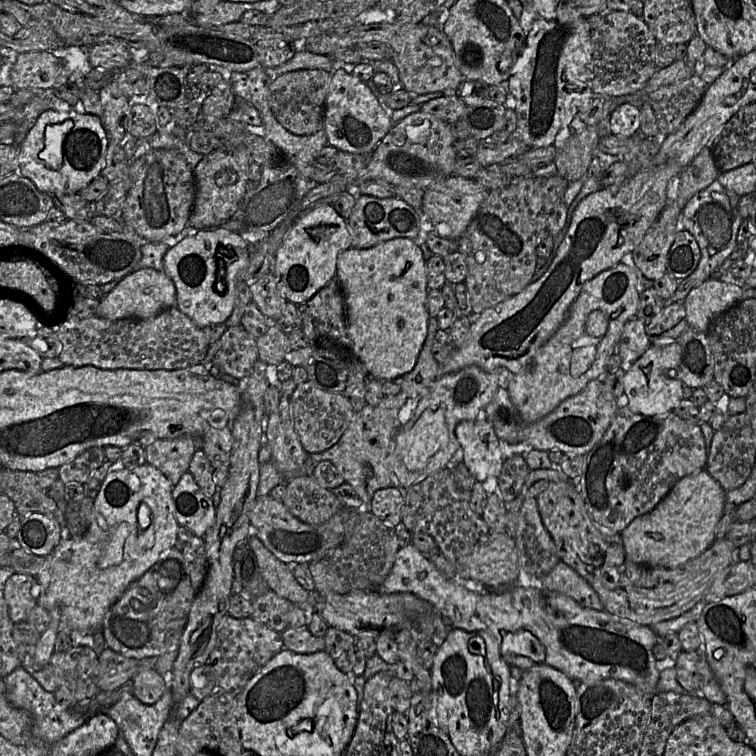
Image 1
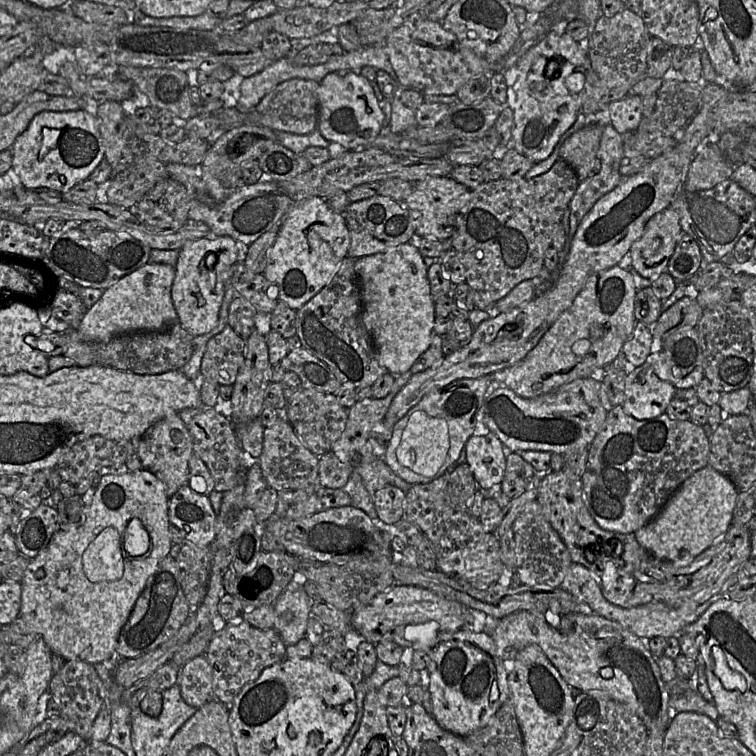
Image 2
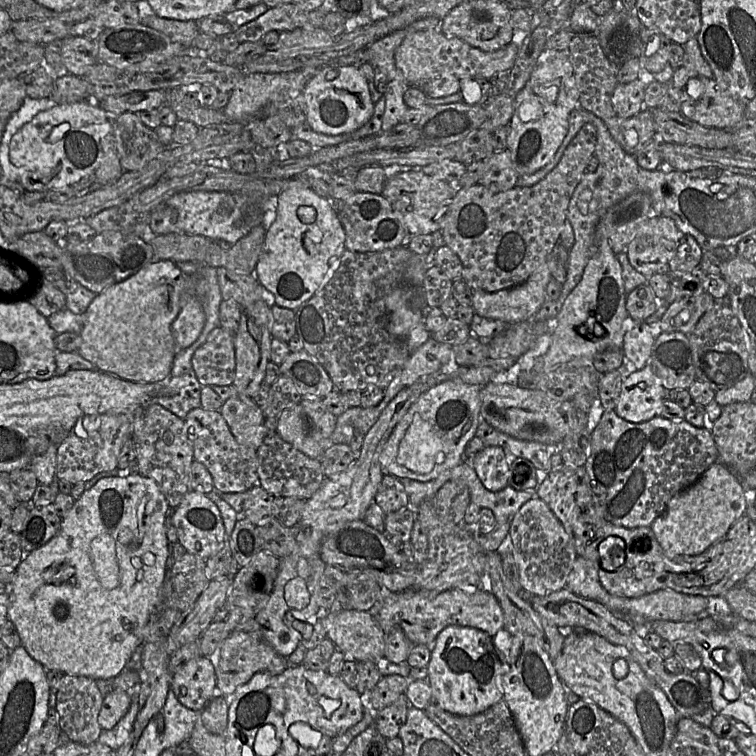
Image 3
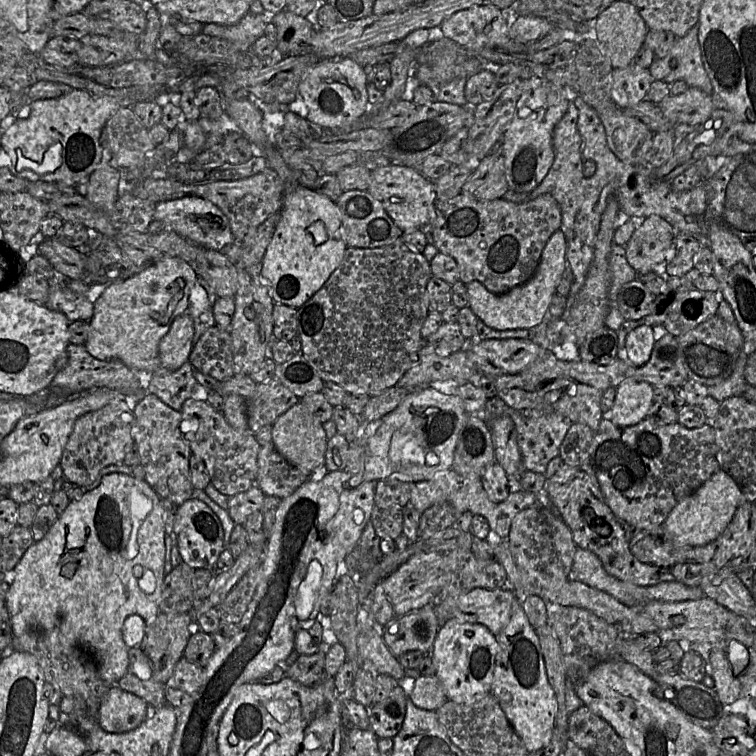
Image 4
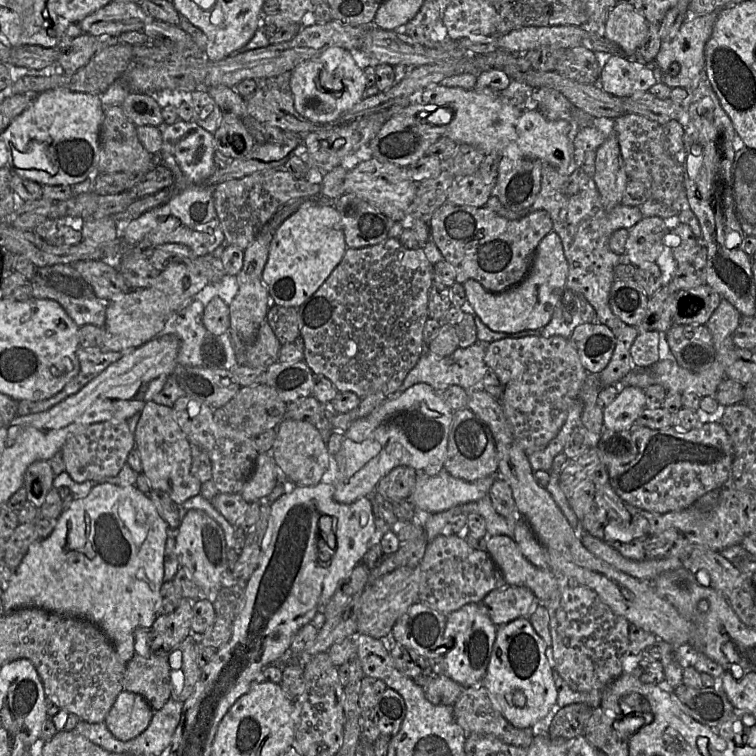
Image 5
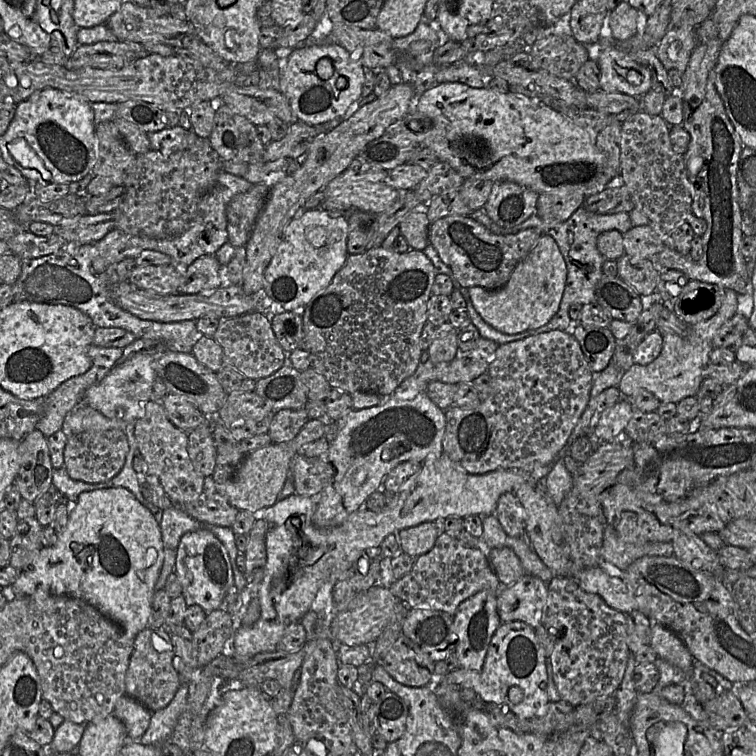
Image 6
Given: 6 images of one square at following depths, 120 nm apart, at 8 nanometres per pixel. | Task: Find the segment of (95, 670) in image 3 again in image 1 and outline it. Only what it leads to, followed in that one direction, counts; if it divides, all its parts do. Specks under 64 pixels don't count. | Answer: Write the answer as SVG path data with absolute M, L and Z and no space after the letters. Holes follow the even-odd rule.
M147 463L134 469L116 466L106 475L93 501L92 521L88 531L80 537L61 538L35 577L40 586L38 605L47 611L59 610L59 632L69 634L79 630L93 633L100 630L107 611L117 599L155 565L165 552L174 548L180 526L174 516L172 490L165 475ZM142 504L146 504L152 512L152 524L146 529L141 529L138 524L138 510Z

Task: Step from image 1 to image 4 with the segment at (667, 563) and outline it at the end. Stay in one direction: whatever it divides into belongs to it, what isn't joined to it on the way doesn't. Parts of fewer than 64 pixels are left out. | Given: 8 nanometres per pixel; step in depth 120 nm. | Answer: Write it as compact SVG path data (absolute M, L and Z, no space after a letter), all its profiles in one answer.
M720 468L699 488L676 504L663 527L677 545L703 546L723 533L738 507L745 502L747 501L736 481Z

